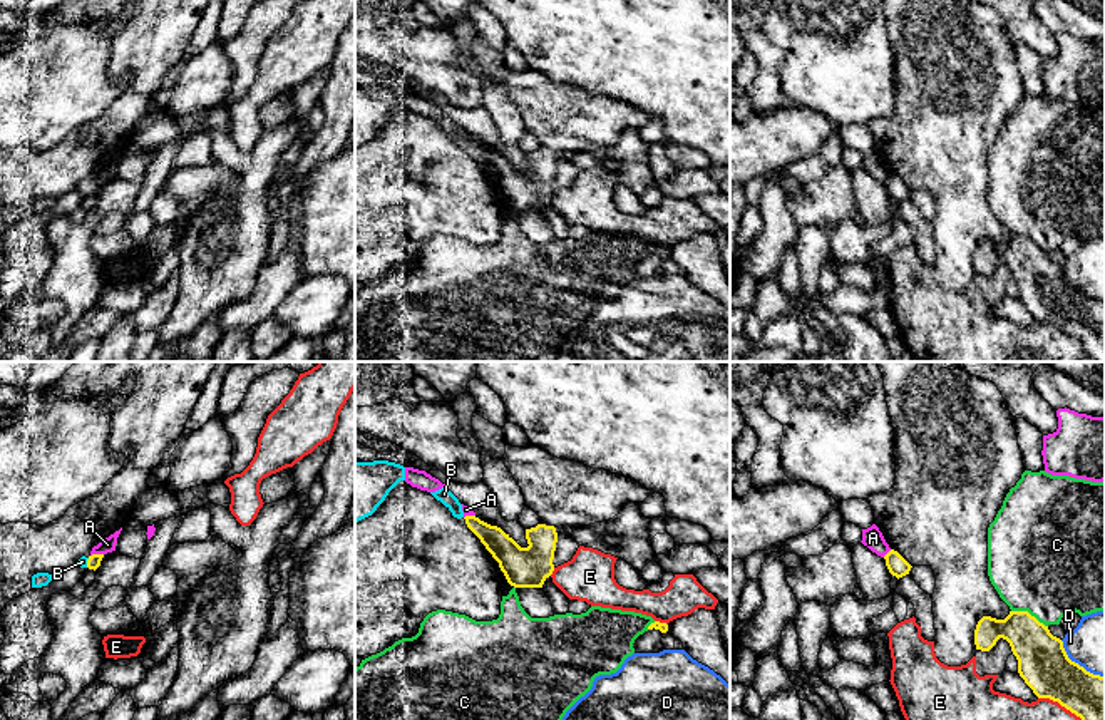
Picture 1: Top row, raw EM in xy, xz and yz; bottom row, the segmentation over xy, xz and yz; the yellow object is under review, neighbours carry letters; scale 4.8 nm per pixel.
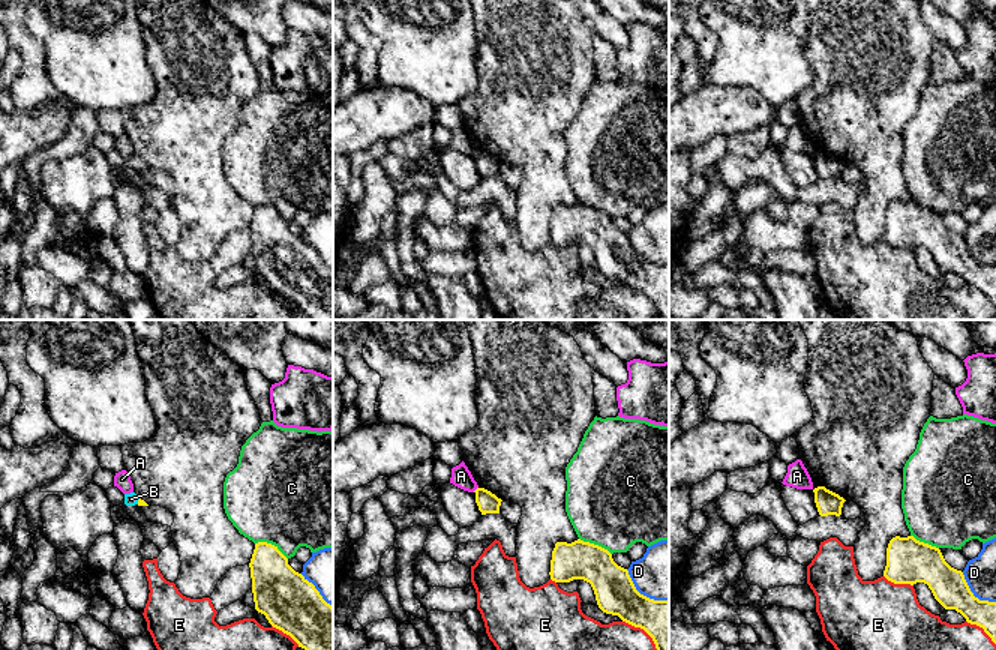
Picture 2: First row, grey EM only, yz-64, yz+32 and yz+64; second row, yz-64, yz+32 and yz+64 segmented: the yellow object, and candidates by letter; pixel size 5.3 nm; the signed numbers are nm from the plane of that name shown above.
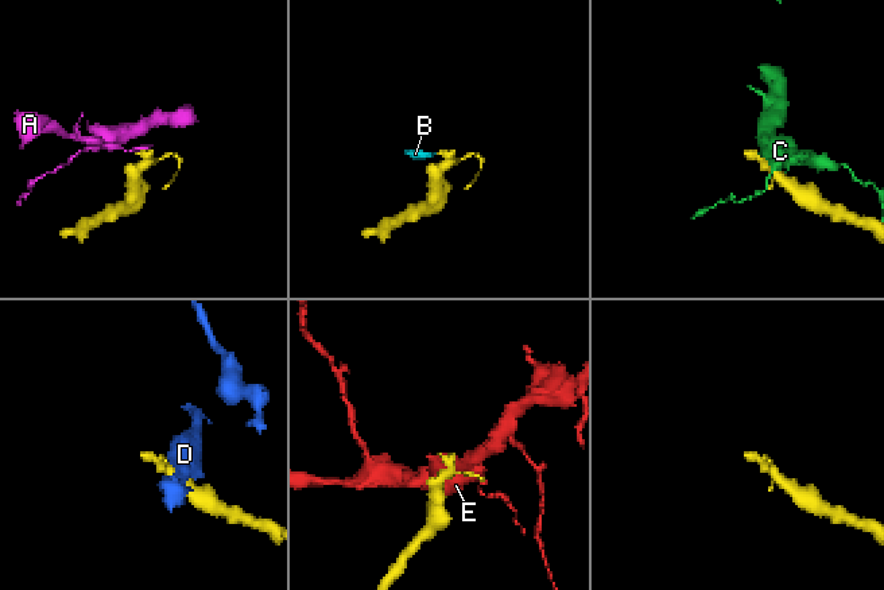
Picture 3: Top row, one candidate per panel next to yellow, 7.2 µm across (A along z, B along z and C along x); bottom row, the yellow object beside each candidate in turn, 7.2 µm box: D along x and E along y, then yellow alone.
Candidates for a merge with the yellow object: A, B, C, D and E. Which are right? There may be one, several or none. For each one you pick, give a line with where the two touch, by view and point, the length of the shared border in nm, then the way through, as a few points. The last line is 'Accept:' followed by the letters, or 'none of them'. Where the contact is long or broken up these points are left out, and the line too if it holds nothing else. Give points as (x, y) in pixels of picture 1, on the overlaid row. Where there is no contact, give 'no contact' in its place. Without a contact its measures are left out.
B: xy (87, 563) | 50 nm | across xy (94, 561), (87, 563), (82, 561)
Accept: B

